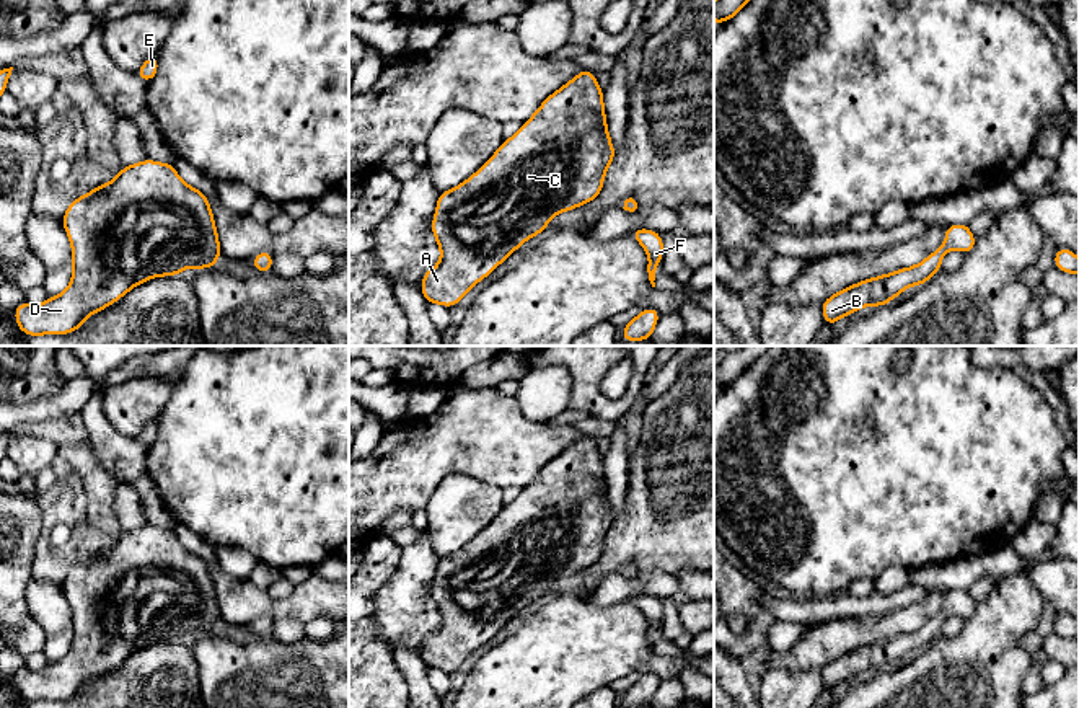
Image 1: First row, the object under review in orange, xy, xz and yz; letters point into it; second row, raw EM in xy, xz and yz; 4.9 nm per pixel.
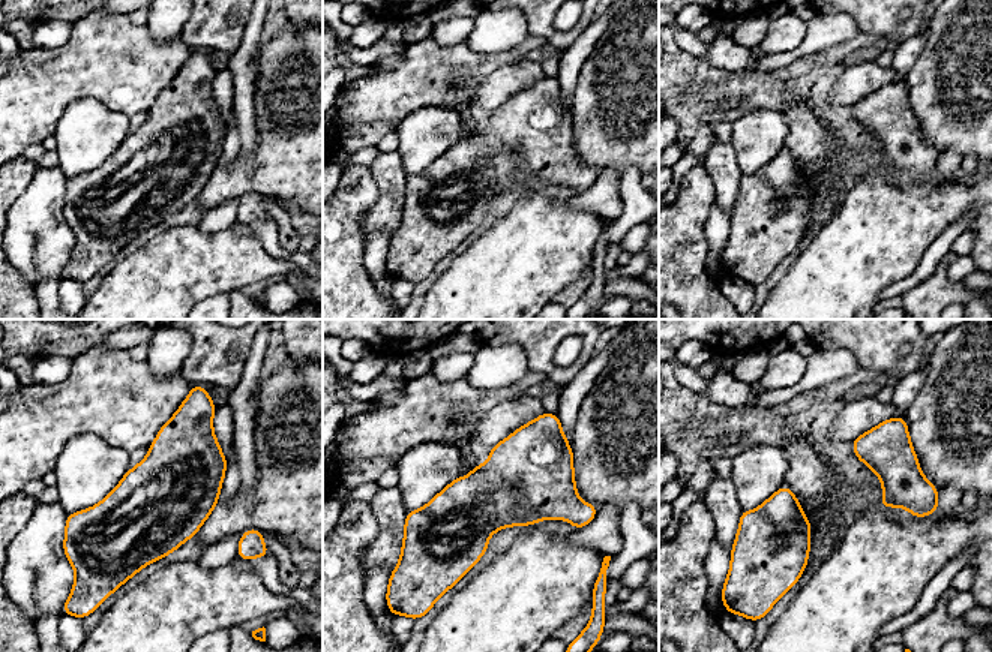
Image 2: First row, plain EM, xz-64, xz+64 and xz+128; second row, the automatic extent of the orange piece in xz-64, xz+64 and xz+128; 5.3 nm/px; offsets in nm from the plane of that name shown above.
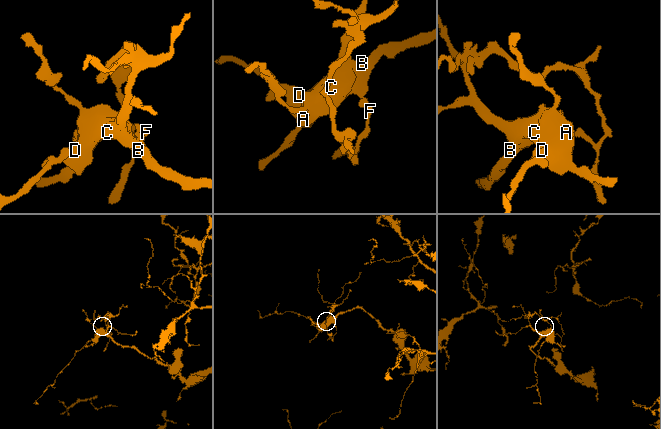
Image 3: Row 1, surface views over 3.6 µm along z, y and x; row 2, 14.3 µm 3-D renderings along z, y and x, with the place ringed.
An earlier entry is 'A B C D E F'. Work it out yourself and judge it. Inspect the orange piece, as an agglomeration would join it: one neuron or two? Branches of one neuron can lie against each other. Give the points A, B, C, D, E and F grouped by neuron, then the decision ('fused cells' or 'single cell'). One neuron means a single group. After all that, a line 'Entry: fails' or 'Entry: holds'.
A B C D E F | single cell
Entry: holds

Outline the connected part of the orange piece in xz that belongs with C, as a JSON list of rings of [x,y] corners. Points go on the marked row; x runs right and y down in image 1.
[[[580,73],[548,96],[520,131],[502,142],[497,152],[466,181],[438,194],[432,220],[432,233],[438,243],[440,263],[430,268],[421,282],[421,292],[429,303],[455,307],[473,285],[489,276],[518,246],[533,235],[541,235],[549,220],[566,210],[597,199],[603,188],[606,168],[616,152],[608,135],[603,91],[595,73]]]

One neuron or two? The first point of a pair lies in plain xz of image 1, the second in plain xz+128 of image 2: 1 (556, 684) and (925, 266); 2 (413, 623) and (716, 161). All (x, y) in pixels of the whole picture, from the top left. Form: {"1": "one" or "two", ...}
{"1": "two", "2": "one"}

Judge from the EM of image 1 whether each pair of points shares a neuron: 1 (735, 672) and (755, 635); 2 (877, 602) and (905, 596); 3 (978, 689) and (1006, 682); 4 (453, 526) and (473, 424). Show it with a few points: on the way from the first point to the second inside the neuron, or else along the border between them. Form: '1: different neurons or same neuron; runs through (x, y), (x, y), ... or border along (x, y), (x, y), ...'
1: different neurons; border along (731, 656), (739, 663)
2: same neuron; runs through (884, 602), (898, 599)
3: same neuron; runs through (985, 682), (999, 682)
4: different neurons; border along (499, 488), (466, 475), (449, 473), (431, 496)

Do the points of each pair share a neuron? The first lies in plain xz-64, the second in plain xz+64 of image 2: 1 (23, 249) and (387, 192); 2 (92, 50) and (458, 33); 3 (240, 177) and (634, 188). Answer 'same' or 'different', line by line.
1: same
2: different
3: different

